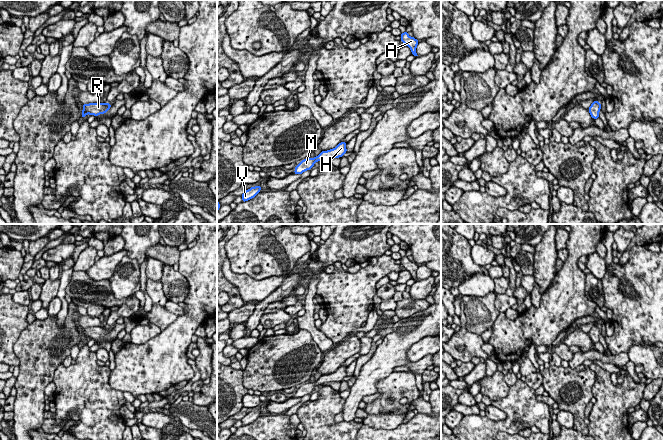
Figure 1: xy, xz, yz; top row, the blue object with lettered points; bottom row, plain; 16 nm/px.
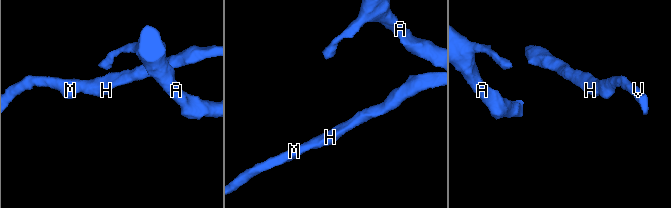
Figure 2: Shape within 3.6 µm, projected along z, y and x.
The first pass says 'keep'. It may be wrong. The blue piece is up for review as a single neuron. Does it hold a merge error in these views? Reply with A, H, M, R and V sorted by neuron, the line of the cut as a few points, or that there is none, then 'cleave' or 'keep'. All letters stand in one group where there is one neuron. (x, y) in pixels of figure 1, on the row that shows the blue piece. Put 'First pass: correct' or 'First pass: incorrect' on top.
First pass: correct
A H M R V; no cut; keep

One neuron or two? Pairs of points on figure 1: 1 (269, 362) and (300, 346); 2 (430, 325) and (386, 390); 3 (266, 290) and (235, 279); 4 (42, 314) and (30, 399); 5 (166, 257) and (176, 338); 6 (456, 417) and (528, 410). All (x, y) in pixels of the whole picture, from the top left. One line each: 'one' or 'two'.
1: one
2: two
3: one
4: two
5: two
6: two

